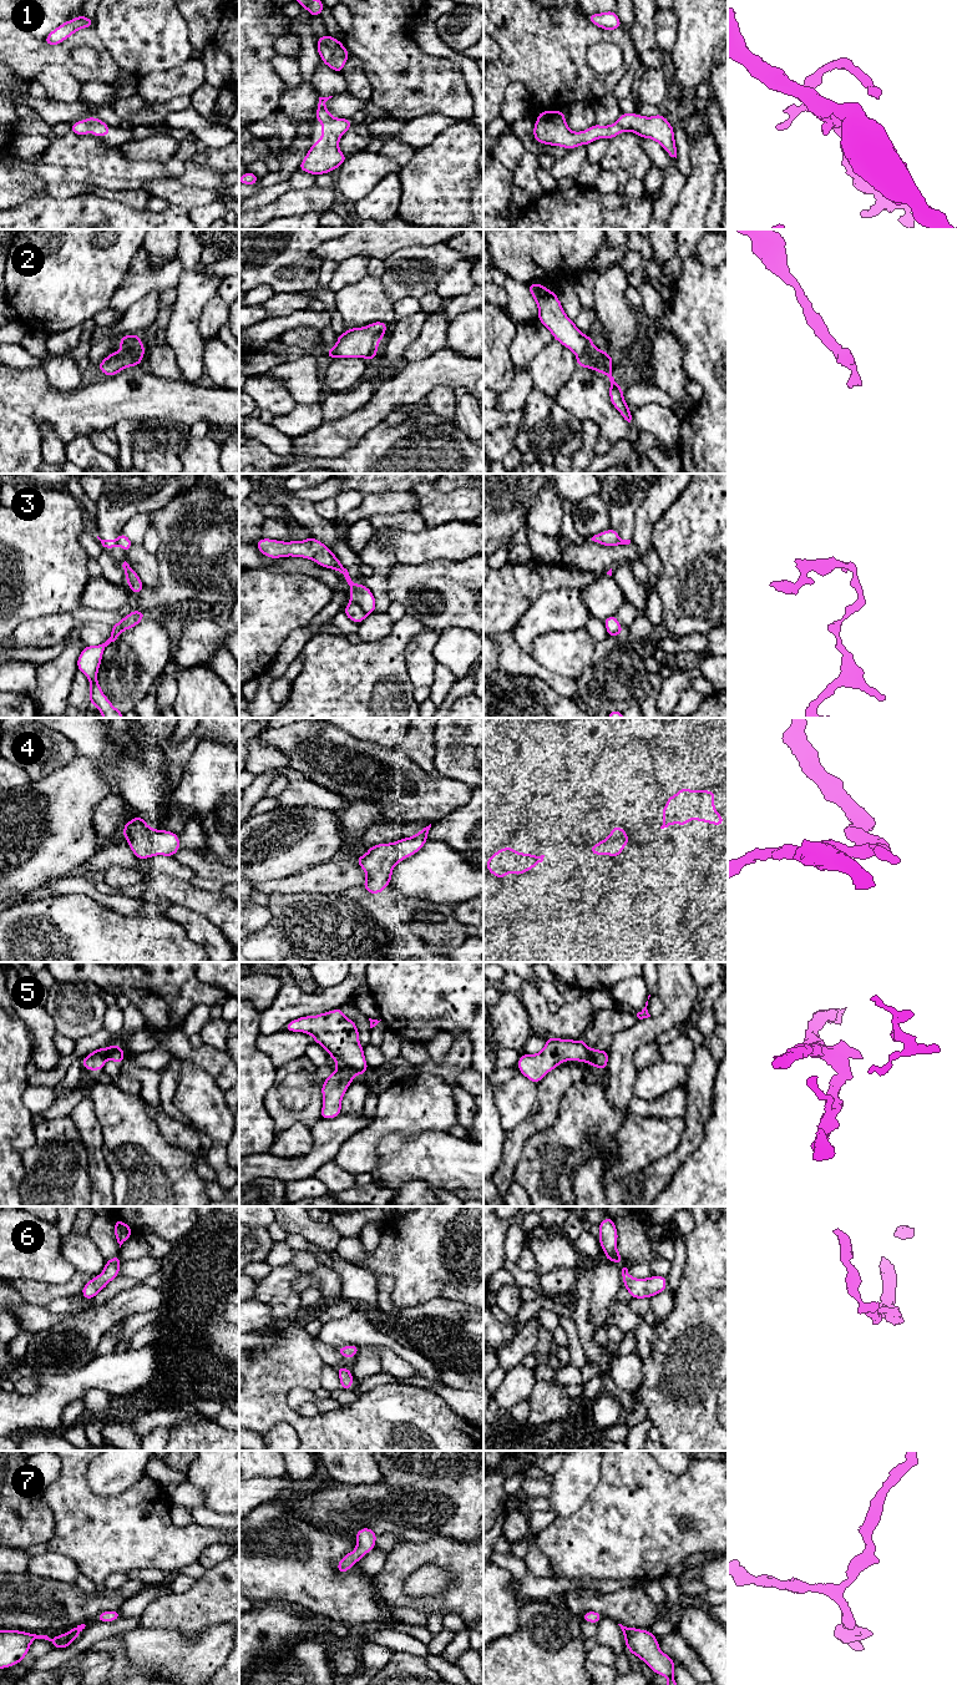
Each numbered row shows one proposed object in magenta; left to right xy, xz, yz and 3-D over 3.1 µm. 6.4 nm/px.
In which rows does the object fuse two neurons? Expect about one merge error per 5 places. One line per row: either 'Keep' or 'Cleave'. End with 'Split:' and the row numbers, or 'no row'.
1: Keep
2: Keep
3: Cleave
4: Keep
5: Cleave
6: Keep
7: Keep
Split: 3, 5

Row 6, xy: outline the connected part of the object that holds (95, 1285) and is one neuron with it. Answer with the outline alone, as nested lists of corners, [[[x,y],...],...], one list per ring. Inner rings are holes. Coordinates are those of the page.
[[[120,1255],[106,1260],[106,1265],[101,1275],[92,1277],[81,1290],[81,1294],[86,1300],[93,1299],[101,1290],[103,1290],[110,1281],[120,1275]]]

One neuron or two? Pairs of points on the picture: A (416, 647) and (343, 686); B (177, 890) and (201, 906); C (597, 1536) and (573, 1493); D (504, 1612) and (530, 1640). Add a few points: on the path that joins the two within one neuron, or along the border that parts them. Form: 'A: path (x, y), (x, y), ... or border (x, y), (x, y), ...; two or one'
A: border (423, 630), (405, 649), (410, 682); two
B: path (183, 892), (195, 900); one
C: border (597, 1482), (578, 1509), (557, 1518); two
D: border (521, 1602), (517, 1609), (517, 1627), (496, 1639); two

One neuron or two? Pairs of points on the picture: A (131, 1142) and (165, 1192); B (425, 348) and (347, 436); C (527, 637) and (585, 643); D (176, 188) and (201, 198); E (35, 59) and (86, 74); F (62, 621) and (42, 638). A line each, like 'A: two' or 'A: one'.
A: one
B: two
C: two
D: one
E: one
F: one

